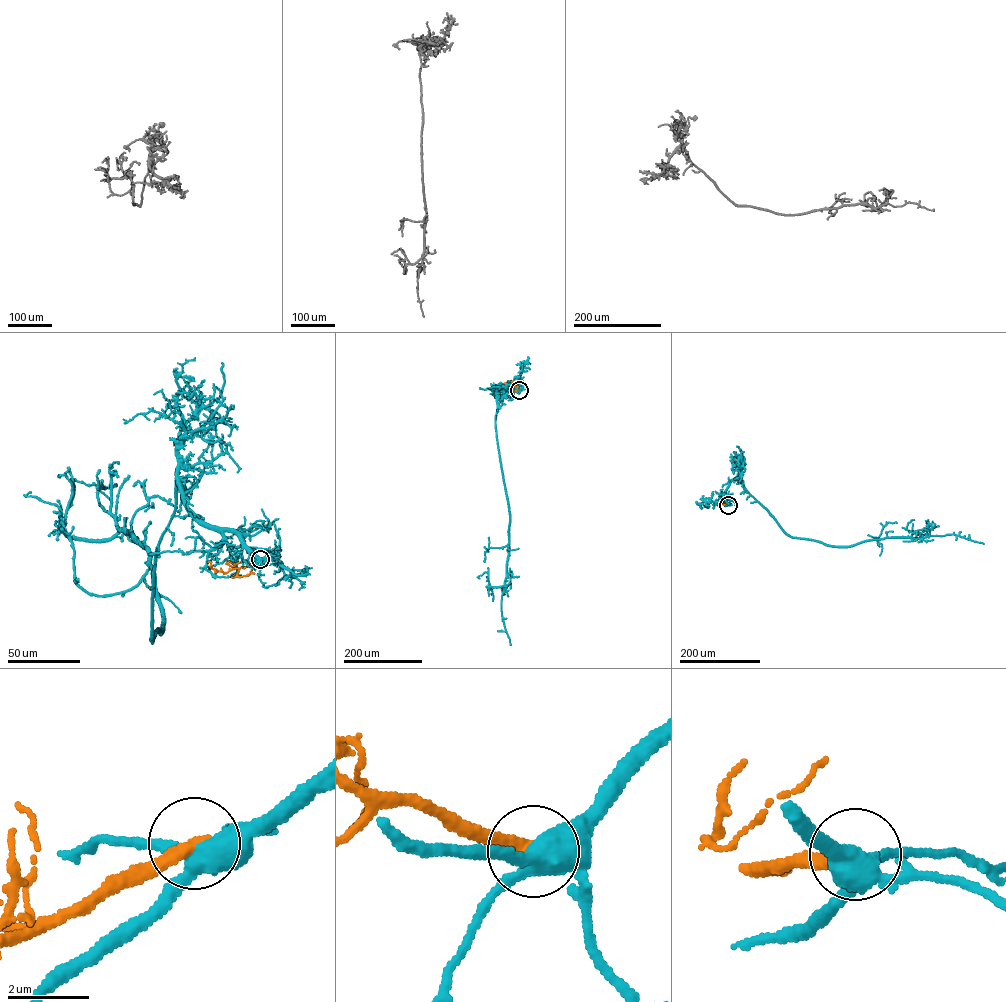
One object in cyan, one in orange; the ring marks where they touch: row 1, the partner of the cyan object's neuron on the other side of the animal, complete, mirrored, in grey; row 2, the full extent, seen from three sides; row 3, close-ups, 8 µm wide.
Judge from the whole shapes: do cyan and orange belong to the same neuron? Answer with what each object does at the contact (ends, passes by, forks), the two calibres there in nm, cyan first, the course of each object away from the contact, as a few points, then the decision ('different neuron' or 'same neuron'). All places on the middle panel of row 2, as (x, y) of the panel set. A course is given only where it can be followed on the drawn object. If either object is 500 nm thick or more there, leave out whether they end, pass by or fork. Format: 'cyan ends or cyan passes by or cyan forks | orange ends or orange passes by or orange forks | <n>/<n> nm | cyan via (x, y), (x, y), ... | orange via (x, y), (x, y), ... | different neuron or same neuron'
cyan forks | orange ends | 480/360 nm | cyan via (519, 390), (521, 387), (502, 387), (496, 395), (498, 447), (509, 516), (501, 608), (510, 645) | orange via (519, 390), (504, 383) | different neuron

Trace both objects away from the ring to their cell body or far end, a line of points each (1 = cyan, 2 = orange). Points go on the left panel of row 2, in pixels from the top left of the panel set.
1: (260, 559), (194, 513), (178, 470), (153, 640), (147, 551), (98, 501), (97, 485), (116, 486)
2: (260, 559), (224, 572), (211, 568), (208, 562)

